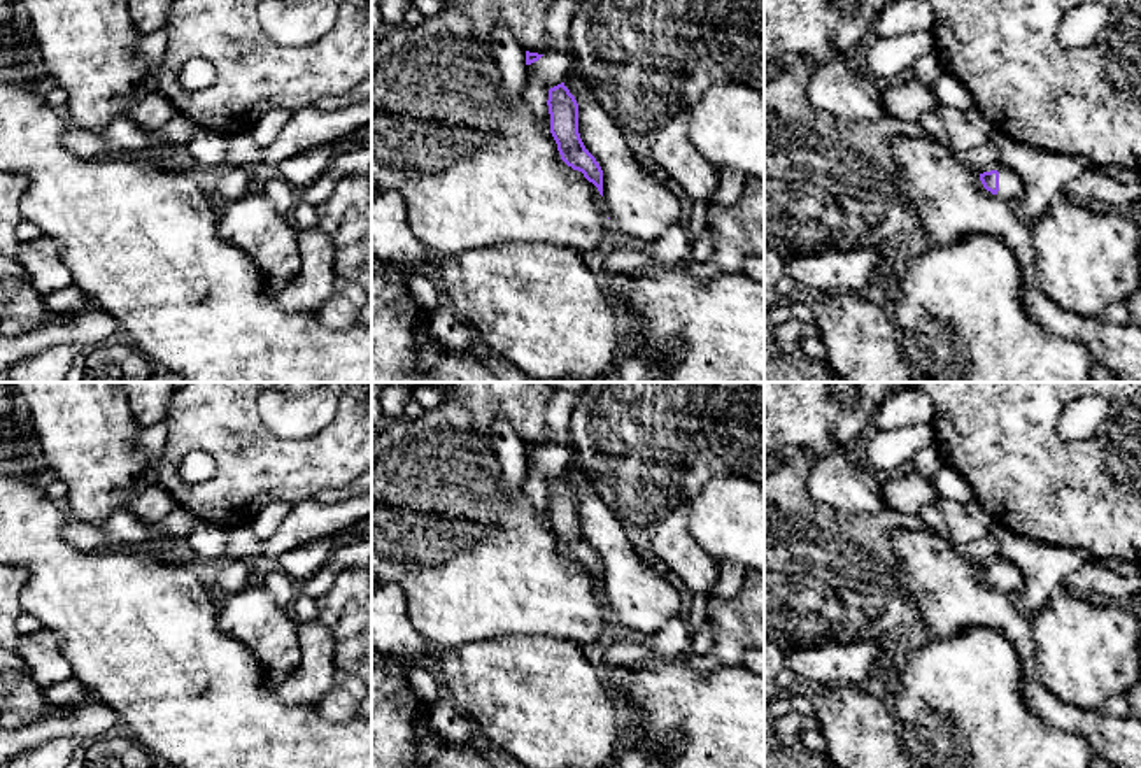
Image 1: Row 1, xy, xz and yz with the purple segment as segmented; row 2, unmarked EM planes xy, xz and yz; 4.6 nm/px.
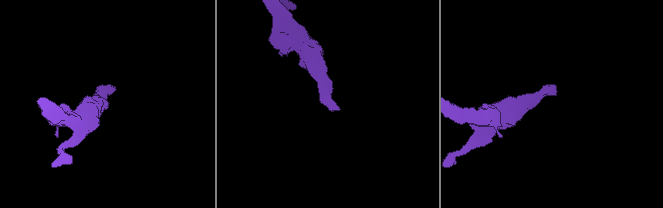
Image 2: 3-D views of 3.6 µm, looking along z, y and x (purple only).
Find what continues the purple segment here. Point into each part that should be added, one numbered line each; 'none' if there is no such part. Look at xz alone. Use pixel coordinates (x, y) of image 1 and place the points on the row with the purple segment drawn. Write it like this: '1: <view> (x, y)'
none

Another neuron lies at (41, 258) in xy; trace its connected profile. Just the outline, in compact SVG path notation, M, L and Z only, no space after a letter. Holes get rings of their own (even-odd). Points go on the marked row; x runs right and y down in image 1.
M40 235L32 242L21 242L18 260L28 272L28 284L40 298L74 284L61 260L60 244L47 235Z

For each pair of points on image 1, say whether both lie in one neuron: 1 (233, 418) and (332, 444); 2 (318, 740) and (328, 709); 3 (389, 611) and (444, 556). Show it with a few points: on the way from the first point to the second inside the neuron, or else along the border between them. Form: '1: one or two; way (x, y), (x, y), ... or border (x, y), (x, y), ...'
1: one; way (258, 432), (276, 449), (307, 449)
2: two; border (314, 707), (328, 721), (353, 719)
3: two; border (389, 583), (403, 591), (407, 616), (419, 633)

